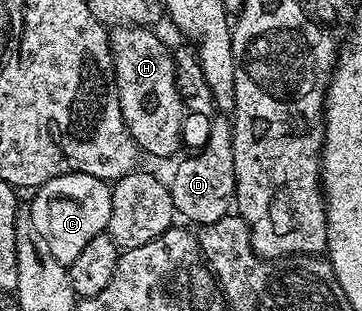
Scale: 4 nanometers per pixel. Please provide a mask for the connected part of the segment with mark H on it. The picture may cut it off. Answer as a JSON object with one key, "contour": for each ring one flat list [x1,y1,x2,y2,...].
{"contour":[[115,25,109,30,114,78,120,95,120,111,130,138,143,154,170,157,183,148,182,121,188,112,174,82,174,54,145,25]]}

